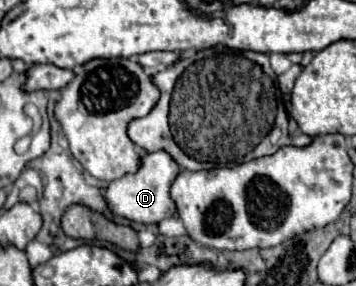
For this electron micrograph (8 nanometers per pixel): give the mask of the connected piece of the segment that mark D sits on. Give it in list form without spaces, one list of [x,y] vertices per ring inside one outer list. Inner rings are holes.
[[[155,151],[155,153],[147,153],[141,157],[141,167],[135,173],[123,175],[121,179],[111,181],[105,187],[105,203],[111,209],[113,215],[117,217],[125,217],[129,221],[135,223],[159,223],[171,215],[175,215],[175,203],[169,195],[169,187],[175,181],[175,177],[179,175],[179,165],[165,153],[165,151]]]

